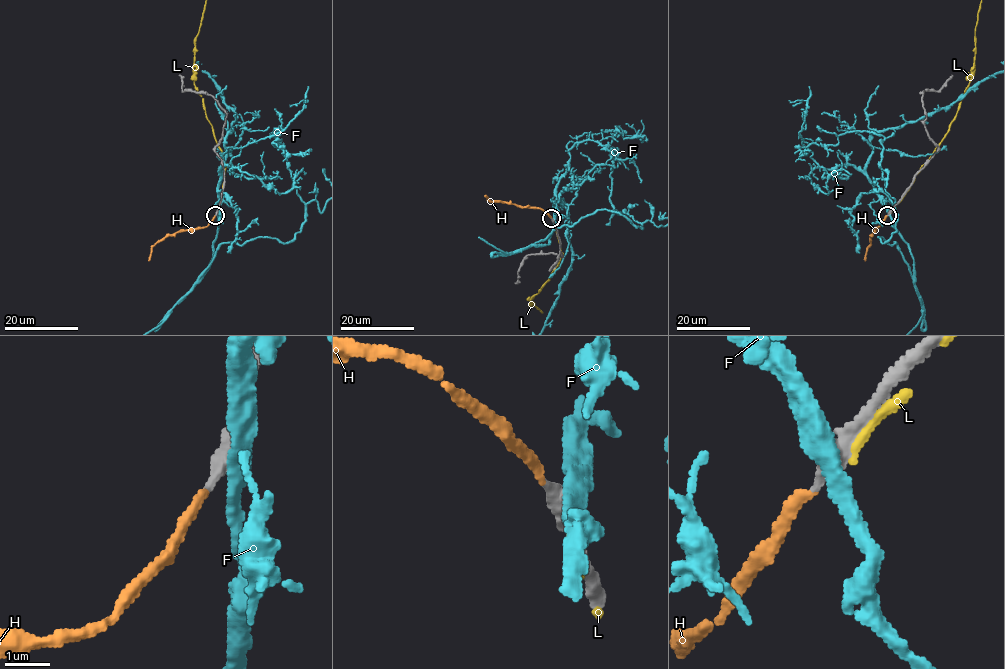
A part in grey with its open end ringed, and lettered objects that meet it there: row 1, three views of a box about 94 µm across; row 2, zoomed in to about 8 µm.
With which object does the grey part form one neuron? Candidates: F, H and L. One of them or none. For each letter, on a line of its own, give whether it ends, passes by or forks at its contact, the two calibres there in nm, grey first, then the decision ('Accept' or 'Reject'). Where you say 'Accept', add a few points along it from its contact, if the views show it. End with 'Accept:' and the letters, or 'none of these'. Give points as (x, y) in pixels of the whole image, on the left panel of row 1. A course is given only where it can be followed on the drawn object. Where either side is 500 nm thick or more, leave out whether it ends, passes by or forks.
F: It passes by. Thickness 480 nm (grey) against 360 nm. Reject
H: It ends there. Thickness 340 nm (grey) against 200 nm. Accept. Its course: (215, 215), (206, 226), (166, 235), (151, 247), (148, 260)
L: It ends there. Thickness 320 nm (grey) against 260 nm. Reject
Accept: H

